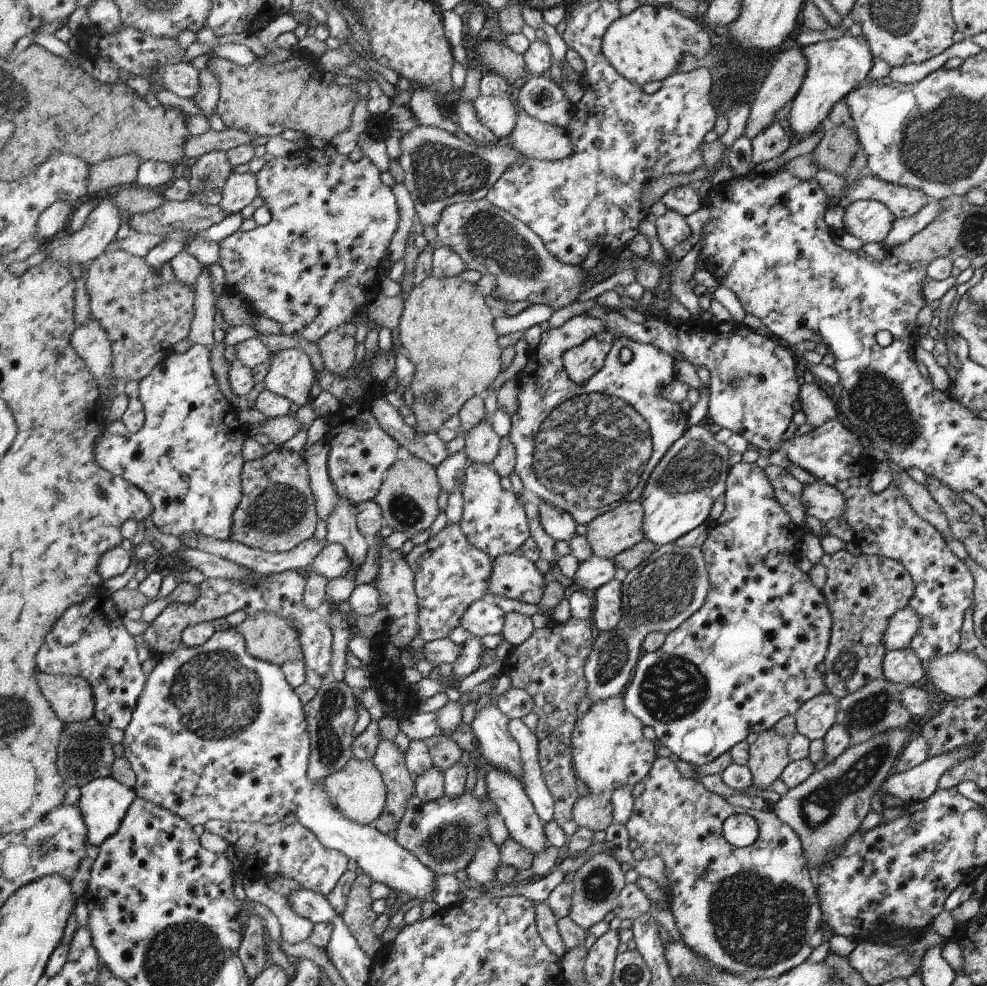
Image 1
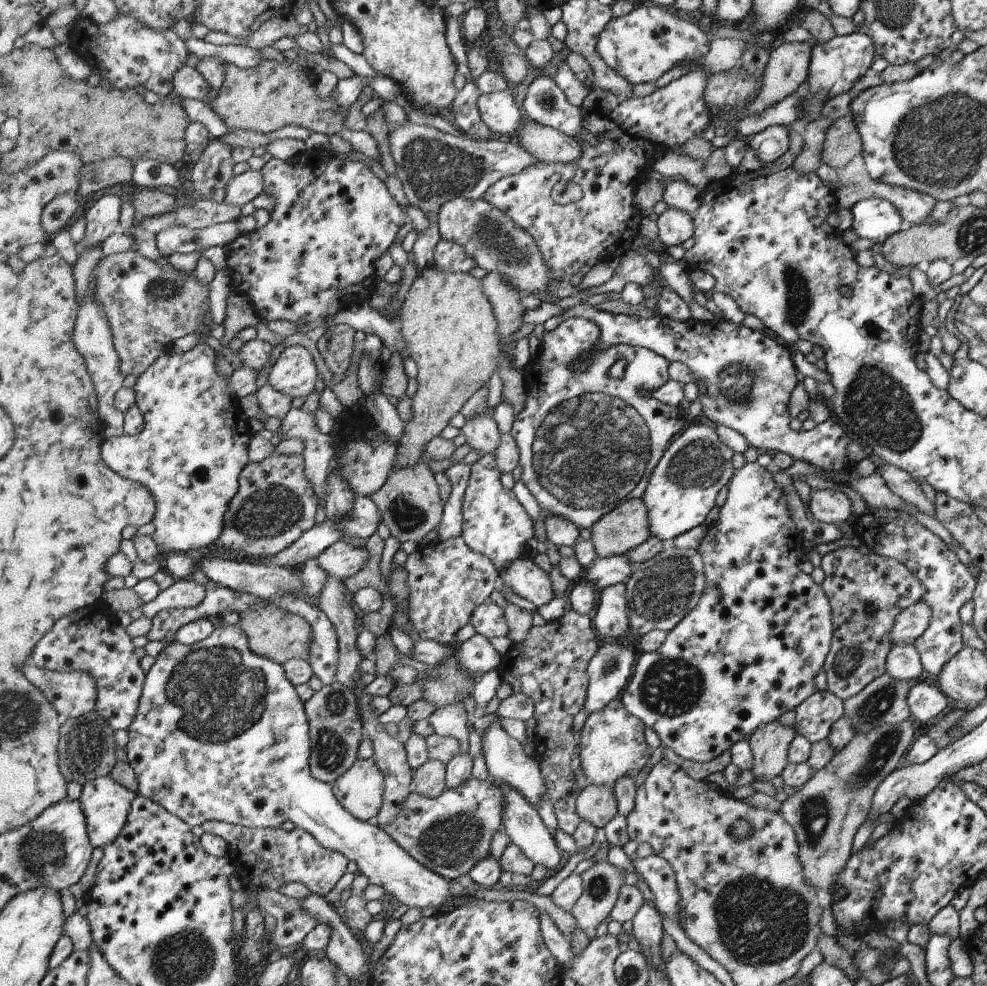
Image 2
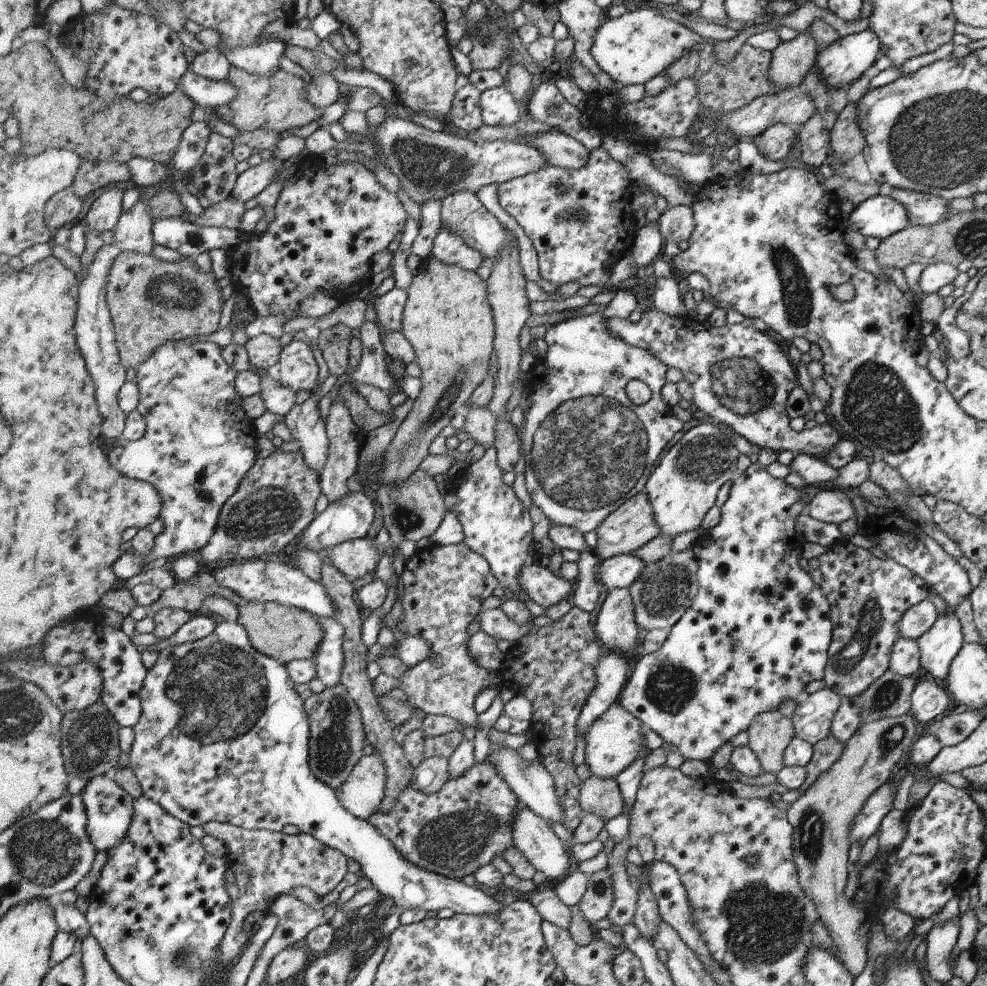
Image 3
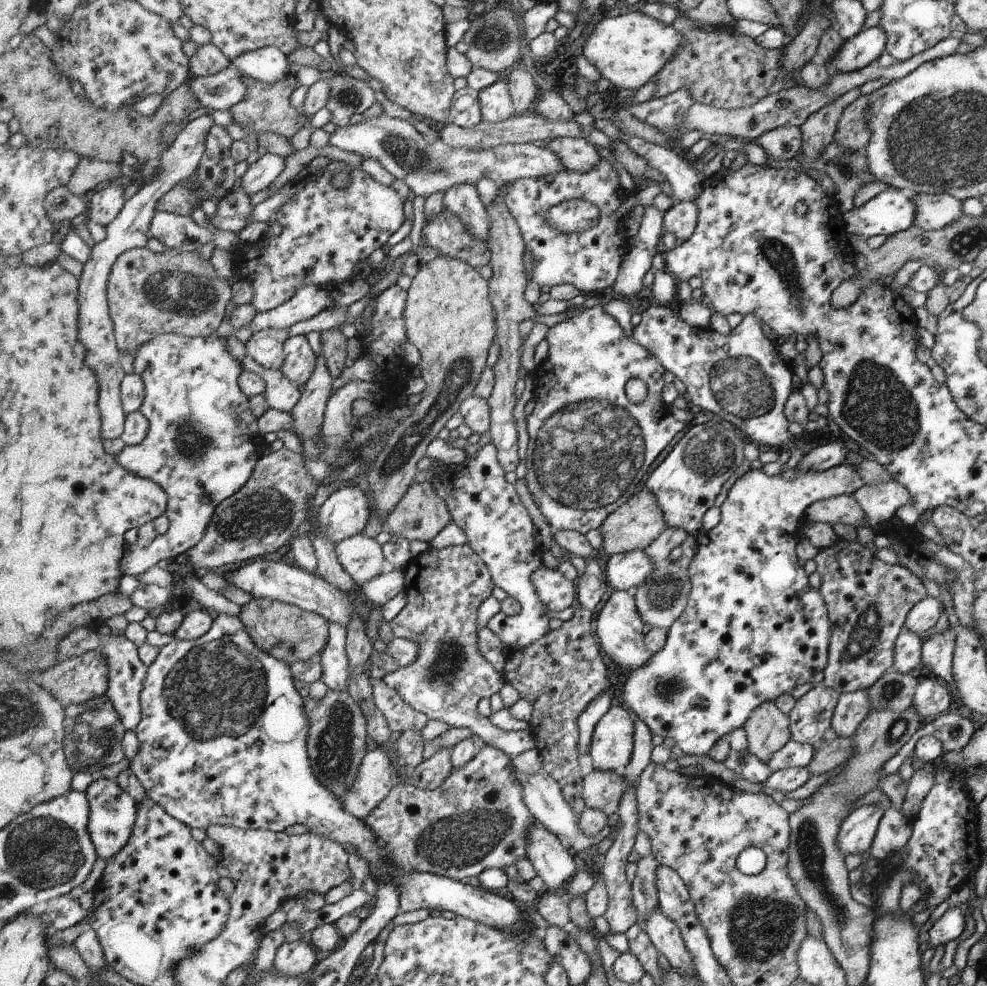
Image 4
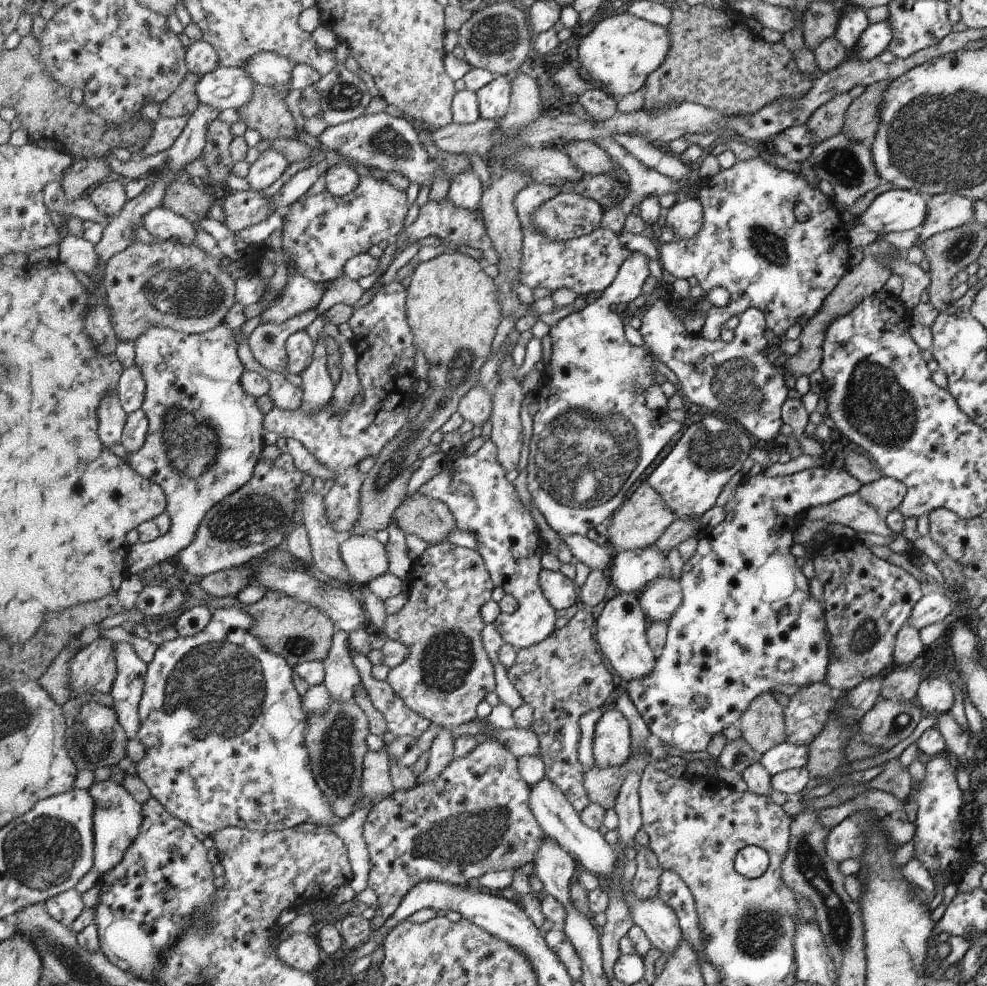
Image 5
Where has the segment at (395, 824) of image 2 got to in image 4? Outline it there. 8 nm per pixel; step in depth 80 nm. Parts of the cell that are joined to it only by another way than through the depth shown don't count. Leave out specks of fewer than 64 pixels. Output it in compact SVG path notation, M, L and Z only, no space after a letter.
M487 745L477 752L477 755L470 759L468 764L459 769L453 768L449 777L437 789L426 790L416 788L414 785L405 785L404 783L395 784L385 800L364 821L375 834L378 844L383 848L383 853L389 856L393 865L397 868L397 873L424 871L463 881L464 878L480 875L486 869L502 869L510 864L515 864L520 857L526 857L528 849L526 848L525 836L529 828L536 822L533 813L529 811L529 807L525 804L524 793L522 792L521 785L515 779L513 770L514 766L512 766L512 758L510 756L502 752L501 749Z

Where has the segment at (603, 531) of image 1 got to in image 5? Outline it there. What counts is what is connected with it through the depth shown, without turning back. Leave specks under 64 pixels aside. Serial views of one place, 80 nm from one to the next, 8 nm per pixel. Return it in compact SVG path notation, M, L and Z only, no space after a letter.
M644 482L610 518L607 528L608 546L612 546L615 553L652 547L675 520L676 513L668 508L661 494Z

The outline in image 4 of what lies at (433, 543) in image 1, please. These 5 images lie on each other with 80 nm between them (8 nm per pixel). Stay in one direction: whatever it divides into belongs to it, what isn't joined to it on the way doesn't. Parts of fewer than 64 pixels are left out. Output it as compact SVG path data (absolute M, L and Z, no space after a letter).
M452 545L442 549L428 548L422 554L410 560L412 568L404 571L407 602L404 608L390 622L390 628L396 637L412 639L419 644L417 660L394 673L381 678L392 690L395 690L414 710L423 712L429 719L443 720L449 727L464 727L482 738L486 745L501 749L511 758L525 750L535 748L536 741L530 729L525 731L501 732L489 717L483 717L476 708L484 697L491 697L505 686L504 673L498 672L493 664L478 650L476 632L476 610L492 594L492 573L488 565L474 552L470 545Z

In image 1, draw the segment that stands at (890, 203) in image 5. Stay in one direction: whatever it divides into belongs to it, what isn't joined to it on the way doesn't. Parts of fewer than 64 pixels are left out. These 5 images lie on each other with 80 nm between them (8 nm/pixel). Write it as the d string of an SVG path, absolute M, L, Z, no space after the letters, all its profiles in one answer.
M857 200L846 206L843 216L844 230L868 242L882 242L892 228L896 217L890 208L875 200Z

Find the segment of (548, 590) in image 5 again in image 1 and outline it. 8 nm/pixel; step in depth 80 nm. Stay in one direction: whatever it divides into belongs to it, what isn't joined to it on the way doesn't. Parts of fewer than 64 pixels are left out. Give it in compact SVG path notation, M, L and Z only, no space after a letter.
M514 552L497 556L493 562L488 598L494 595L530 604L540 602L544 578L531 560L520 552Z

